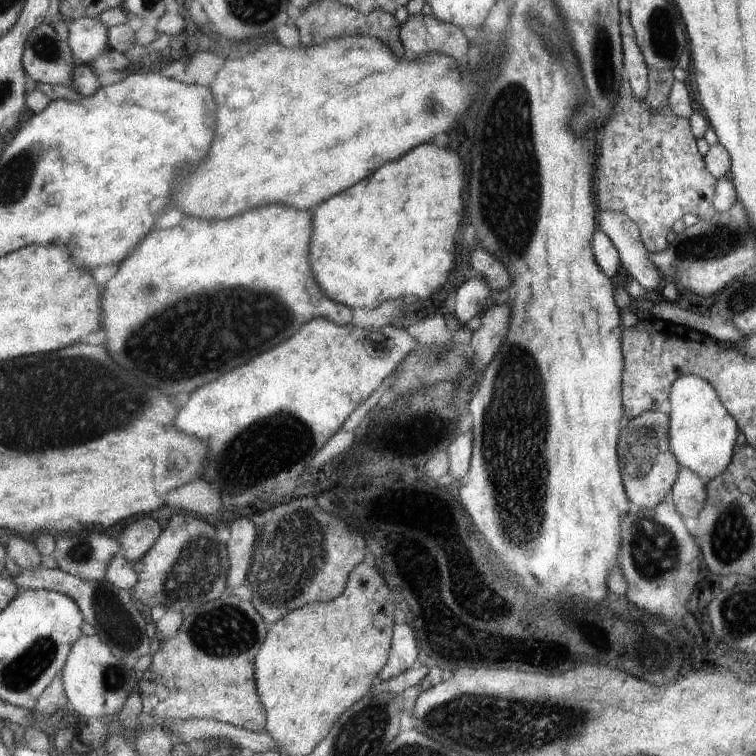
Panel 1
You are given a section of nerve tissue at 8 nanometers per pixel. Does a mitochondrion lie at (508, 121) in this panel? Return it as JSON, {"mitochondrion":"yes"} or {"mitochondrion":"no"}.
{"mitochondrion":"yes"}

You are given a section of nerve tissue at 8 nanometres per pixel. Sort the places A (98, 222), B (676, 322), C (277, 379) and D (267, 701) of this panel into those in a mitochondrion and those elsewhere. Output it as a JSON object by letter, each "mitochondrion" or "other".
{"A":"other","B":"other","C":"other","D":"other"}

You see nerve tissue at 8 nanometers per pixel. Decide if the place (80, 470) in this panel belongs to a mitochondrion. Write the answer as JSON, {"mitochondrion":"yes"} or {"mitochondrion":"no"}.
{"mitochondrion":"no"}

